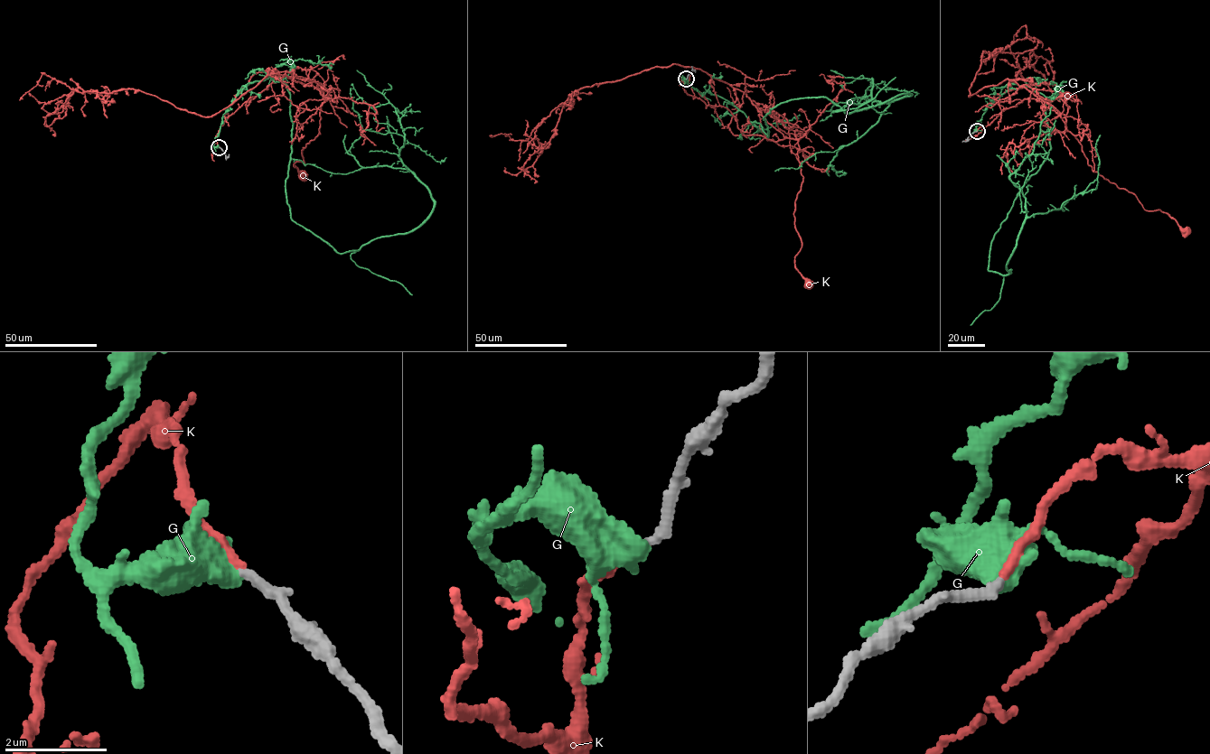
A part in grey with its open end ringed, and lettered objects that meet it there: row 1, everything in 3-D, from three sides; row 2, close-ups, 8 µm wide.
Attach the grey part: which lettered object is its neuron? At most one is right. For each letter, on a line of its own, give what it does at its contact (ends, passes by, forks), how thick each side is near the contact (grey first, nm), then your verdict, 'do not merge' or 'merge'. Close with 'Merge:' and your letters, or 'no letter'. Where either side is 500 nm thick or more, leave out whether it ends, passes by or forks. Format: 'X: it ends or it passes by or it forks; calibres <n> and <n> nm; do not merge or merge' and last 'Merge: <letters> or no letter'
G: calibres 200 and 550 nm; do not merge
K: it ends; calibres 200 and 170 nm; merge
Merge: K

